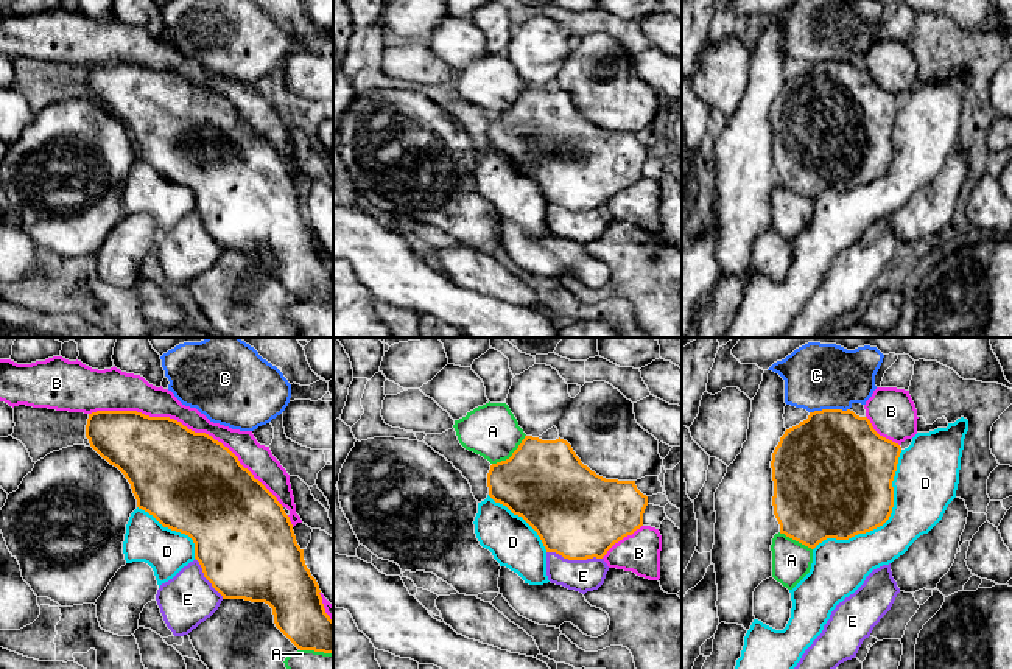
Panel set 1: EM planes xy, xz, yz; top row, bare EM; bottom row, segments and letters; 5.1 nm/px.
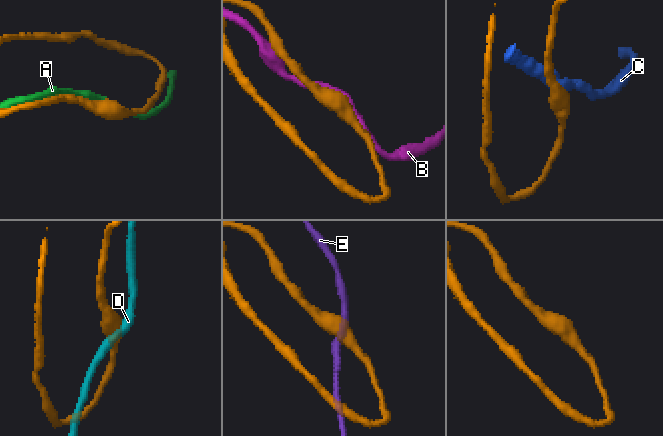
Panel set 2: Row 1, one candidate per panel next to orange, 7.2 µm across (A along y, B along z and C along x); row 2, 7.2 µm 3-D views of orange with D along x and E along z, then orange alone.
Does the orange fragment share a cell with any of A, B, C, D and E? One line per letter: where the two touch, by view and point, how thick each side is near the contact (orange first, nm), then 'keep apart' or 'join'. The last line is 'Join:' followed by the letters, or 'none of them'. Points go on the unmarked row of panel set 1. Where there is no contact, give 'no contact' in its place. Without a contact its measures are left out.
A: contact xz (513, 106); calibres 440 and 280 nm; join
B: contact xy (186, 78); calibres 480 and 160 nm; keep apart
C: contact yz (829, 61); calibres 500 and 320 nm; keep apart
D: contact yz (885, 173); calibres 460 and 300 nm; keep apart
E: contact xz (575, 210); calibres 460 and 170 nm; keep apart
Join: A

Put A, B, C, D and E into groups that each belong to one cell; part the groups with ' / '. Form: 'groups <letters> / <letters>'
groups A / B / C / D E

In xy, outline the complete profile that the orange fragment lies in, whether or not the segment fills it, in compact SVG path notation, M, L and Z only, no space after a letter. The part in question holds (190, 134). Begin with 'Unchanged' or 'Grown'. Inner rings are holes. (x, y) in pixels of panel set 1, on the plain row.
Grown. M137 62L89 65L86 89L103 110L125 126L139 160L153 166L163 179L193 191L195 210L223 250L265 254L272 260L276 278L299 300L283 313L299 338L333 338L333 272L325 264L319 236L305 216L304 201L296 193L283 157L238 109L206 84L195 84L170 68L149 68Z

